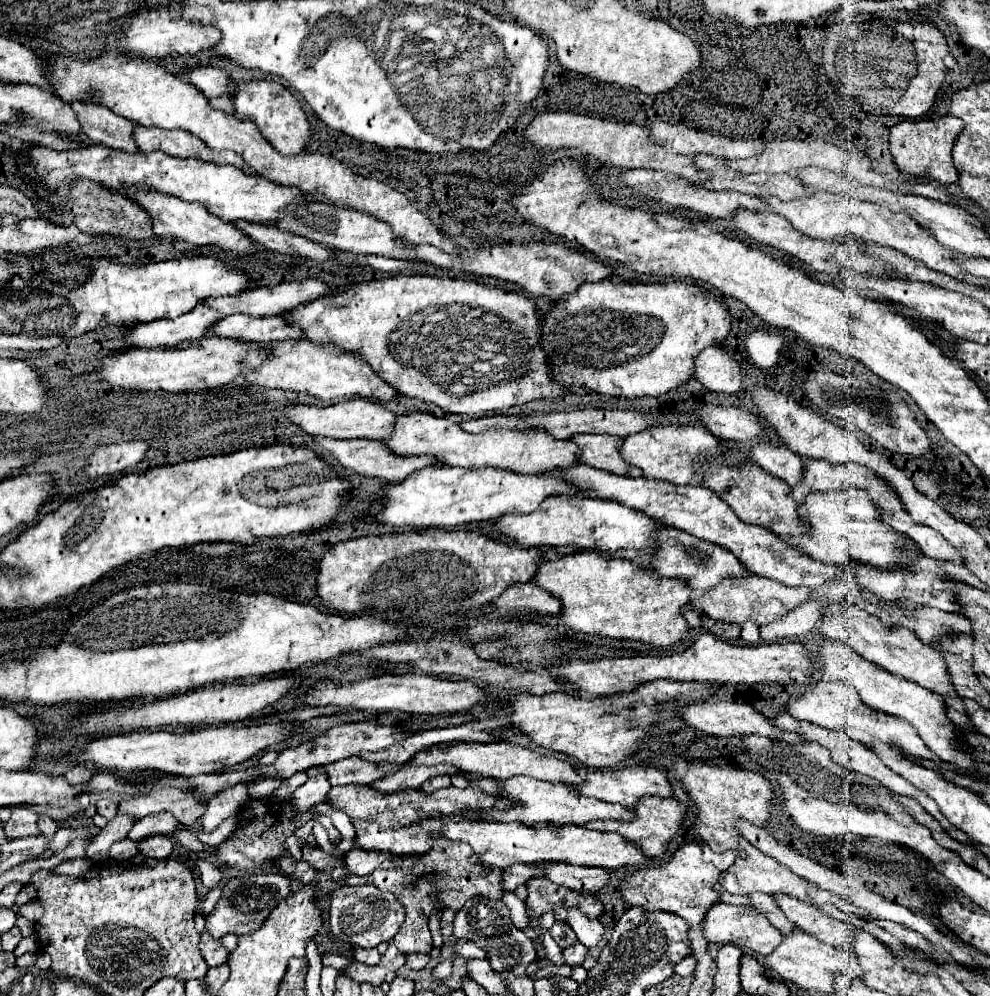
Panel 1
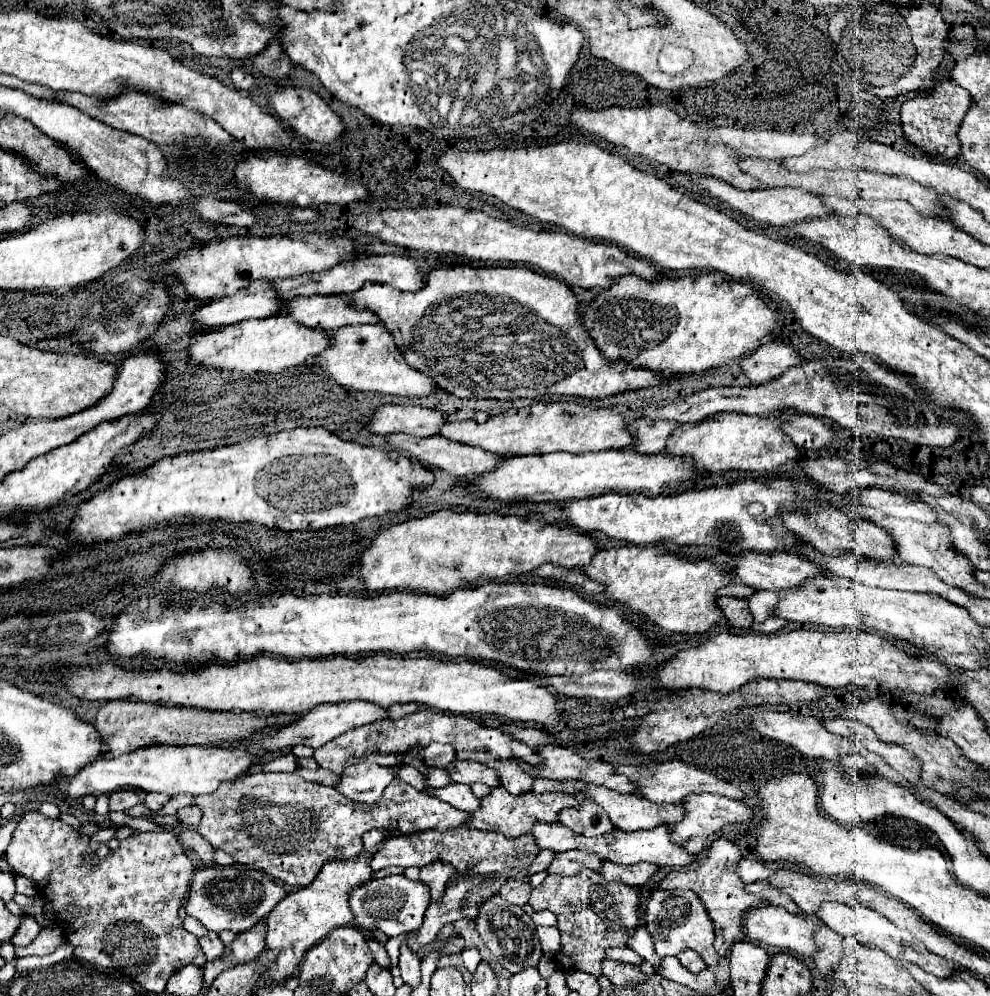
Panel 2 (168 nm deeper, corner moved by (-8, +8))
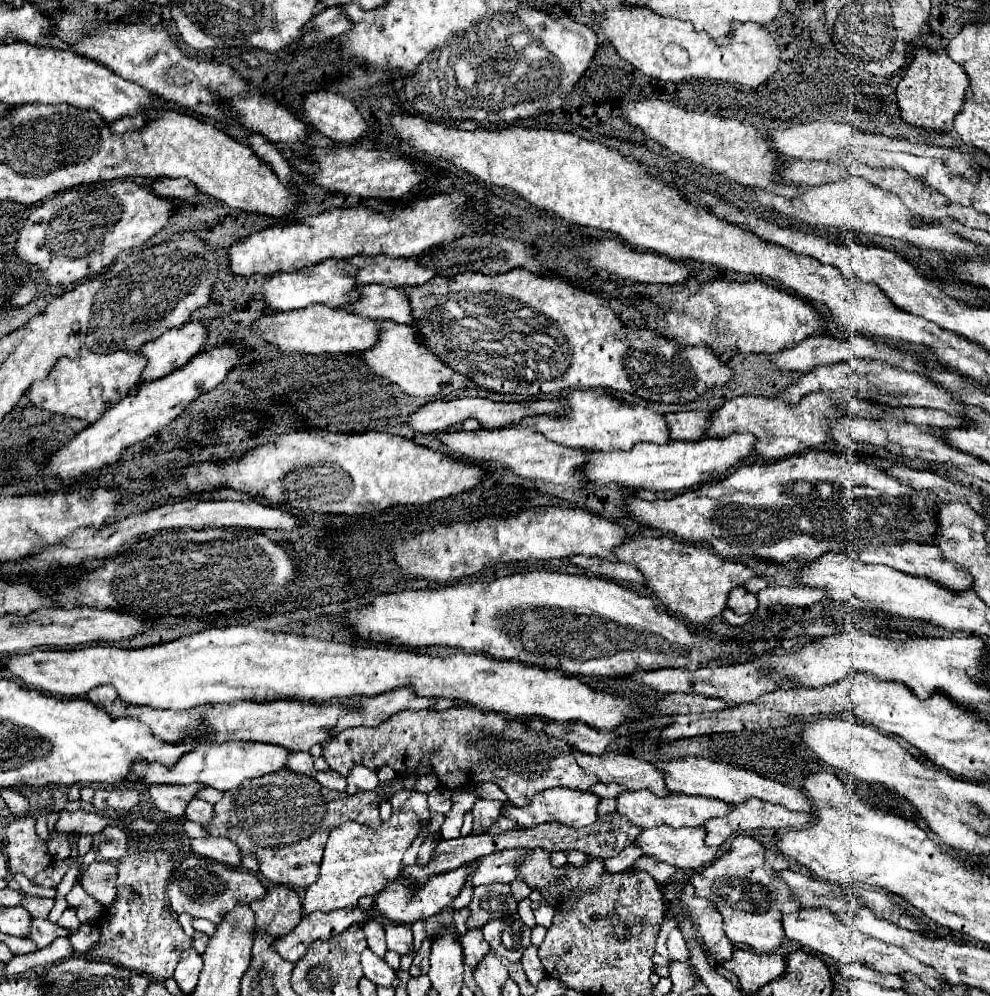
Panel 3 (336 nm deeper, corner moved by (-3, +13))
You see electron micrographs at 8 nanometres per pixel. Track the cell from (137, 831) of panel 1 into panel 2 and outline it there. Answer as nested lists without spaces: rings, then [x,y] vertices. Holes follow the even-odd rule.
[[[185,807],[185,809],[179,809],[177,811],[177,819],[183,823],[183,825],[191,825],[191,827],[197,827],[199,821],[203,817],[203,811],[199,807]]]

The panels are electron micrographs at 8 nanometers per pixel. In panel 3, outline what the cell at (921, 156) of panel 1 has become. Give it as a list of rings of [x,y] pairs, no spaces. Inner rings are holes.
[[[918,48],[914,50],[914,60],[896,90],[900,116],[904,122],[916,128],[924,128],[930,132],[950,132],[956,114],[964,106],[968,88],[970,82],[966,72],[954,60],[950,60],[944,50],[932,52],[928,48]]]

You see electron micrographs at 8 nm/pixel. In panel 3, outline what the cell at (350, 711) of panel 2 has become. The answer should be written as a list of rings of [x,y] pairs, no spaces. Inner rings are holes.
[[[394,690],[390,694],[380,694],[378,698],[362,698],[354,710],[338,720],[334,732],[342,732],[352,726],[378,726],[402,710],[424,710],[434,702],[436,700],[416,696],[414,690]]]

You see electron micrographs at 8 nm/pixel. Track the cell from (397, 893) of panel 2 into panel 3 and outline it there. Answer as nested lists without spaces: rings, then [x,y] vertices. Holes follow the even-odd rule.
[[[466,866],[450,870],[446,874],[434,874],[424,884],[410,884],[412,878],[398,876],[396,880],[386,882],[386,886],[374,896],[376,912],[390,924],[406,924],[412,926],[418,920],[428,920],[430,916],[438,914],[446,908],[462,890],[462,878],[466,878]]]

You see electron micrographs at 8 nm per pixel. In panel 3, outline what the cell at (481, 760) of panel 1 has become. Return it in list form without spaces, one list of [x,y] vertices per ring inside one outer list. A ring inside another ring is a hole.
[[[572,750],[572,754],[574,754],[578,766],[586,774],[594,774],[604,784],[614,782],[614,784],[620,784],[624,790],[646,788],[656,796],[670,794],[666,790],[662,772],[656,770],[650,762],[638,760],[630,754],[620,754],[620,752],[592,756],[592,754]]]

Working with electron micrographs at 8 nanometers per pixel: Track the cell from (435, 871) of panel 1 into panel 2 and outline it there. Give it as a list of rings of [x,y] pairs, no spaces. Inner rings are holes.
[[[507,879],[505,885],[499,889],[499,895],[501,895],[507,903],[523,907],[523,905],[529,901],[531,889],[533,889],[533,887],[531,887],[529,883],[521,883],[521,881],[515,881],[515,879]]]

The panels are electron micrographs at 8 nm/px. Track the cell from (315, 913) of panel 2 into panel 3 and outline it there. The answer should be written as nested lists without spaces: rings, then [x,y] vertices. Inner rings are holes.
[[[392,812],[392,816],[388,820],[382,820],[378,828],[370,828],[368,824],[358,824],[358,822],[346,822],[334,828],[326,842],[324,858],[320,864],[320,876],[312,886],[306,888],[300,914],[304,916],[312,910],[332,912],[342,908],[354,908],[362,896],[374,896],[378,890],[382,890],[382,882],[388,882],[390,878],[396,878],[400,874],[402,854],[416,840],[416,834],[418,834],[418,816],[414,812]]]

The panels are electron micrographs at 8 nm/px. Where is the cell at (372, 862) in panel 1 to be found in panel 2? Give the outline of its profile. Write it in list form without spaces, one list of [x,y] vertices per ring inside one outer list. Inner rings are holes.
[[[467,827],[451,829],[445,833],[439,831],[423,831],[419,835],[403,835],[403,837],[387,837],[379,851],[375,851],[371,867],[373,871],[385,869],[389,865],[401,865],[401,867],[423,867],[431,863],[433,859],[441,859],[445,863],[451,863],[455,869],[459,869],[465,875],[477,877],[477,875],[489,875],[489,873],[503,873],[509,879],[519,879],[523,883],[529,883],[527,869],[533,863],[533,859],[539,855],[539,847],[535,847],[535,839],[531,835],[523,835],[517,839],[507,839],[499,833],[487,833],[487,831],[471,831]]]

